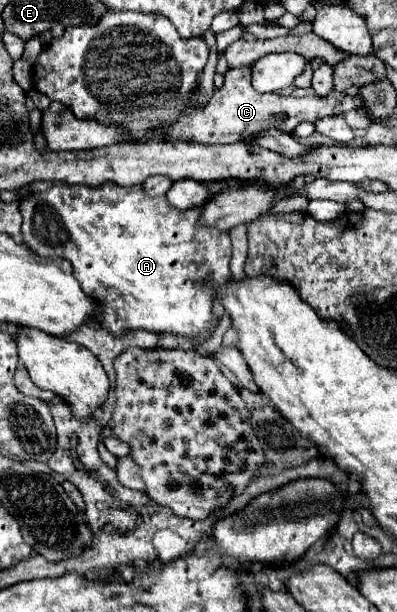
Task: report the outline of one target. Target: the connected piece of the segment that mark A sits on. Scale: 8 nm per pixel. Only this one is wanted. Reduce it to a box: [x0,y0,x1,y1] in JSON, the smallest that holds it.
[20,183,232,337]

